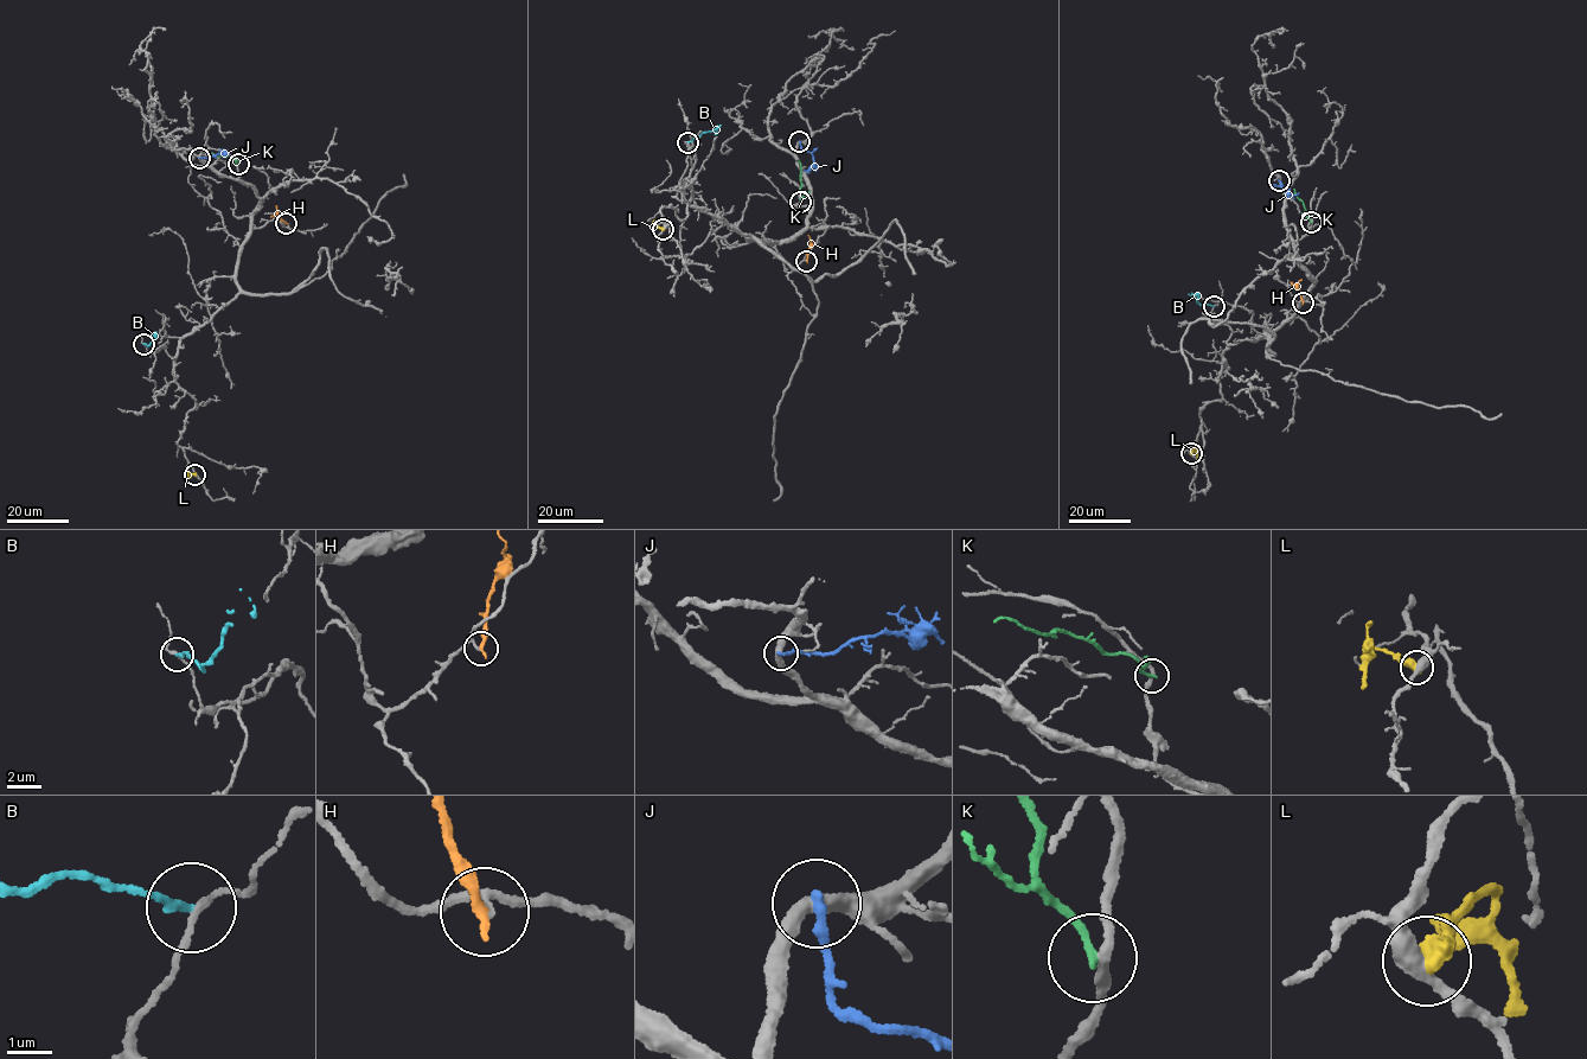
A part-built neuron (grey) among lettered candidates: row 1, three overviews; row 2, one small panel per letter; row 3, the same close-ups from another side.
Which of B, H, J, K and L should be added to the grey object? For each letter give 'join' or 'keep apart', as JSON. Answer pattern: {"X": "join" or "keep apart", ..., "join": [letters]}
{"B": "keep apart", "H": "keep apart", "J": "keep apart", "K": "keep apart", "L": "keep apart", "join": []}

